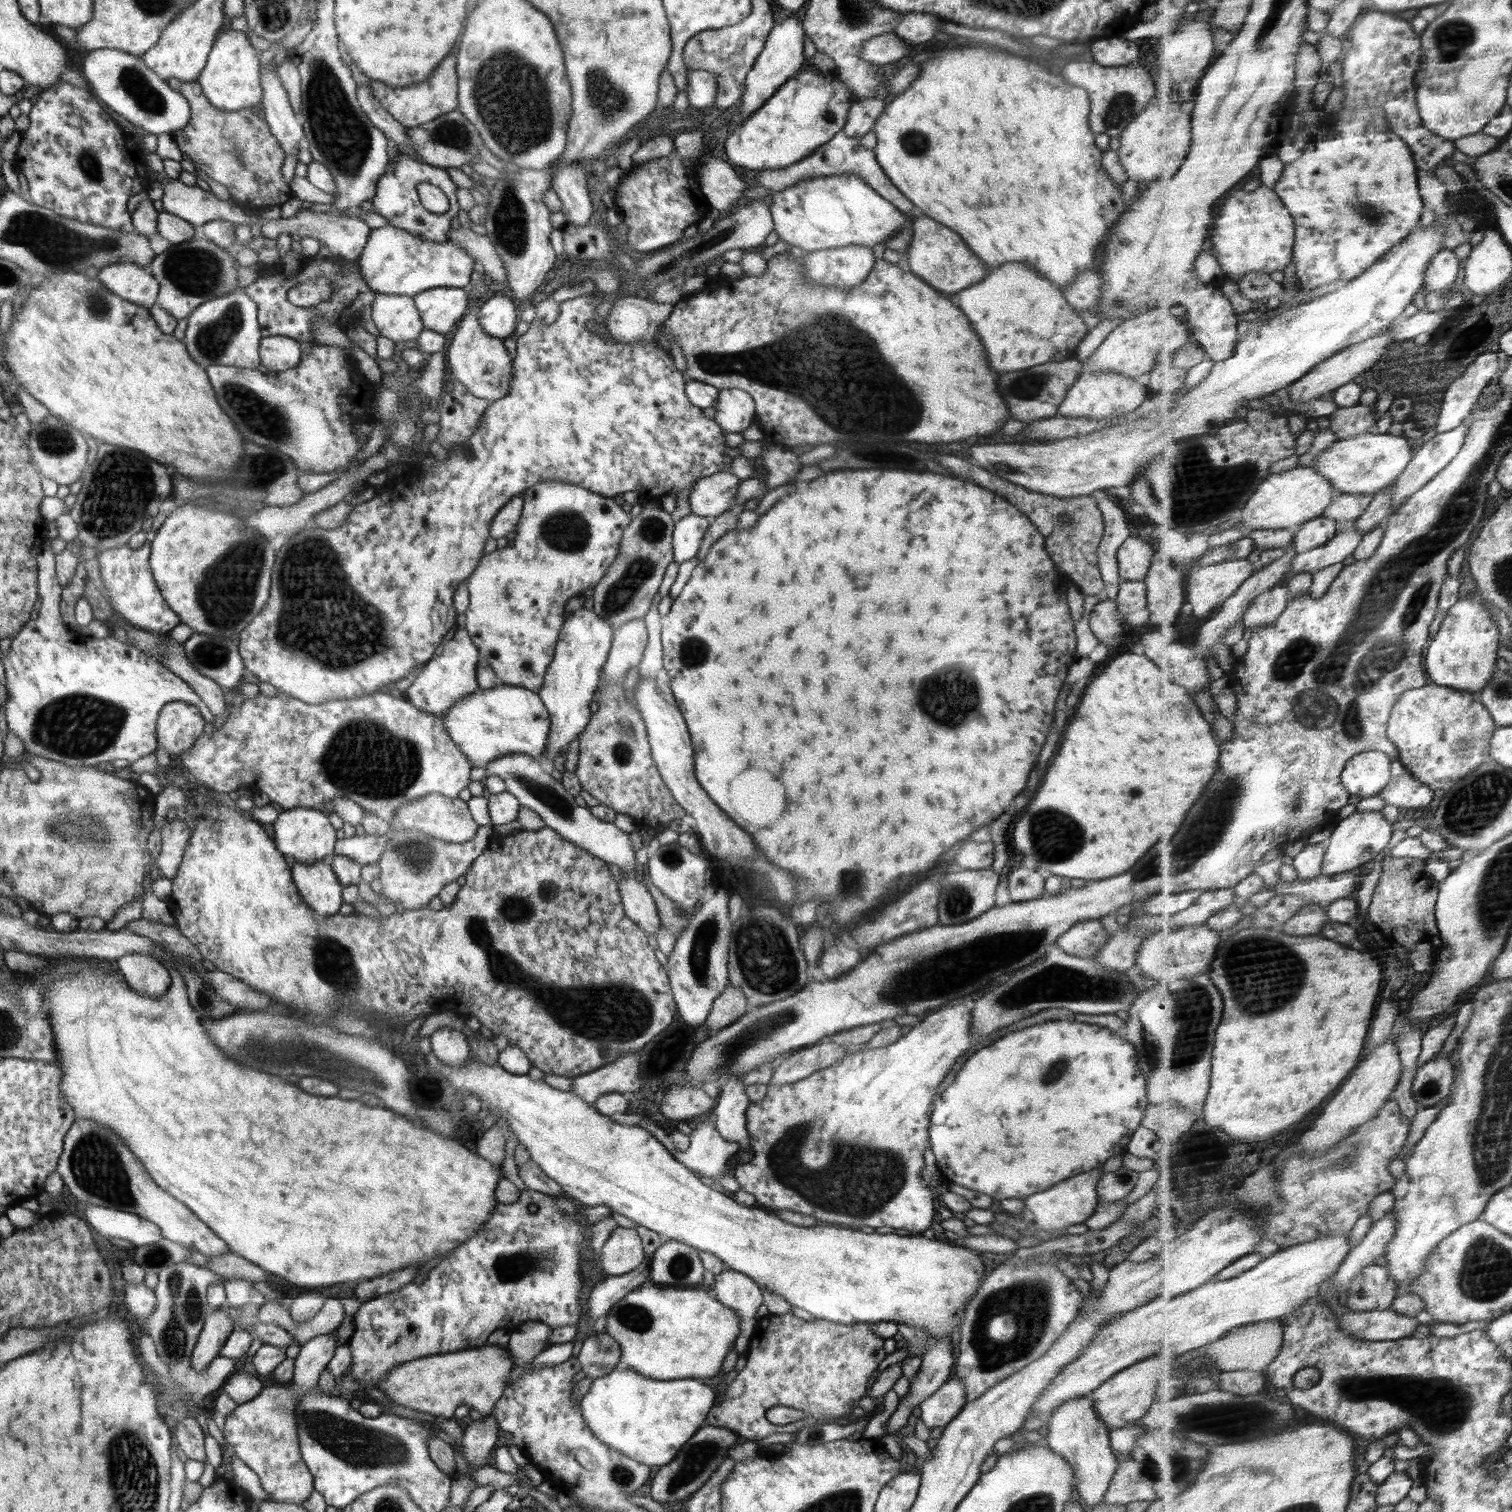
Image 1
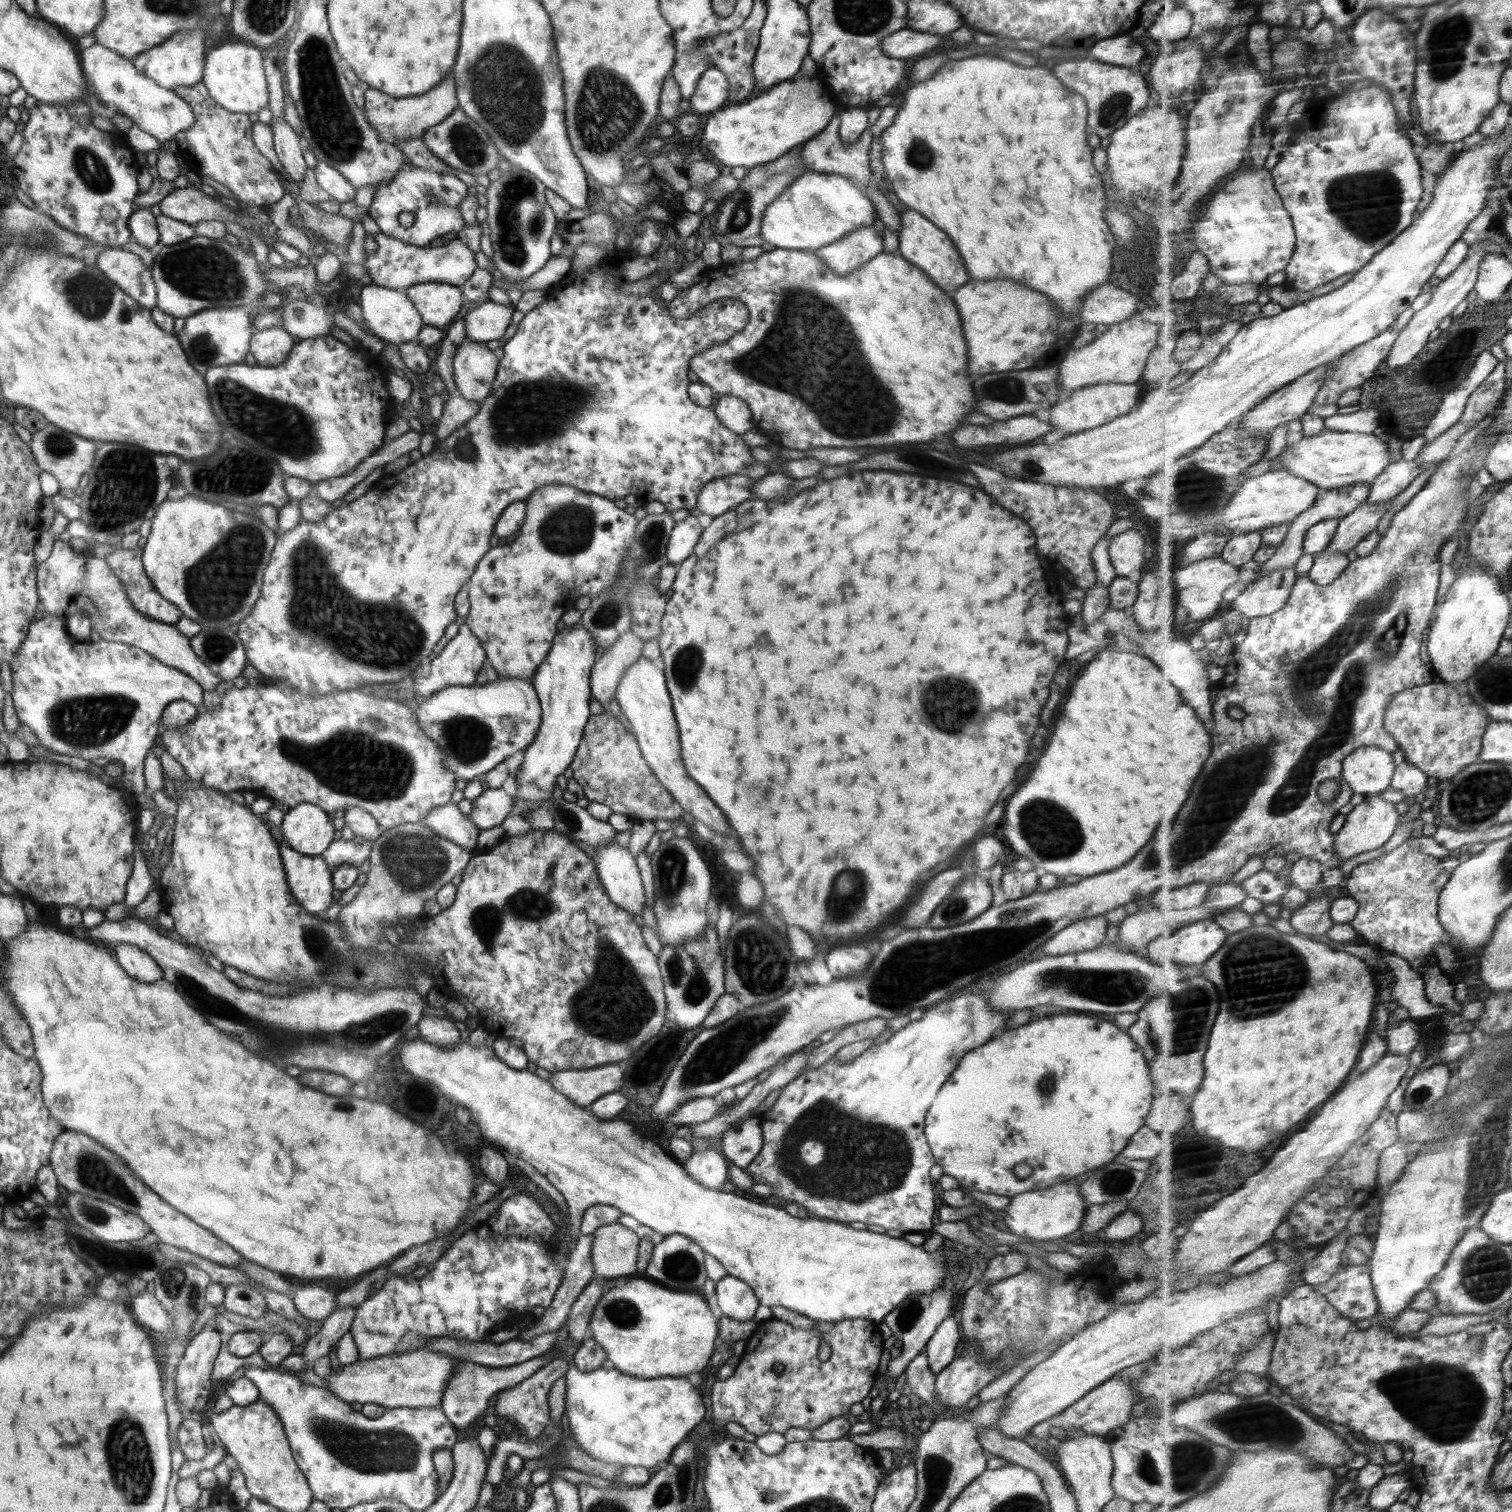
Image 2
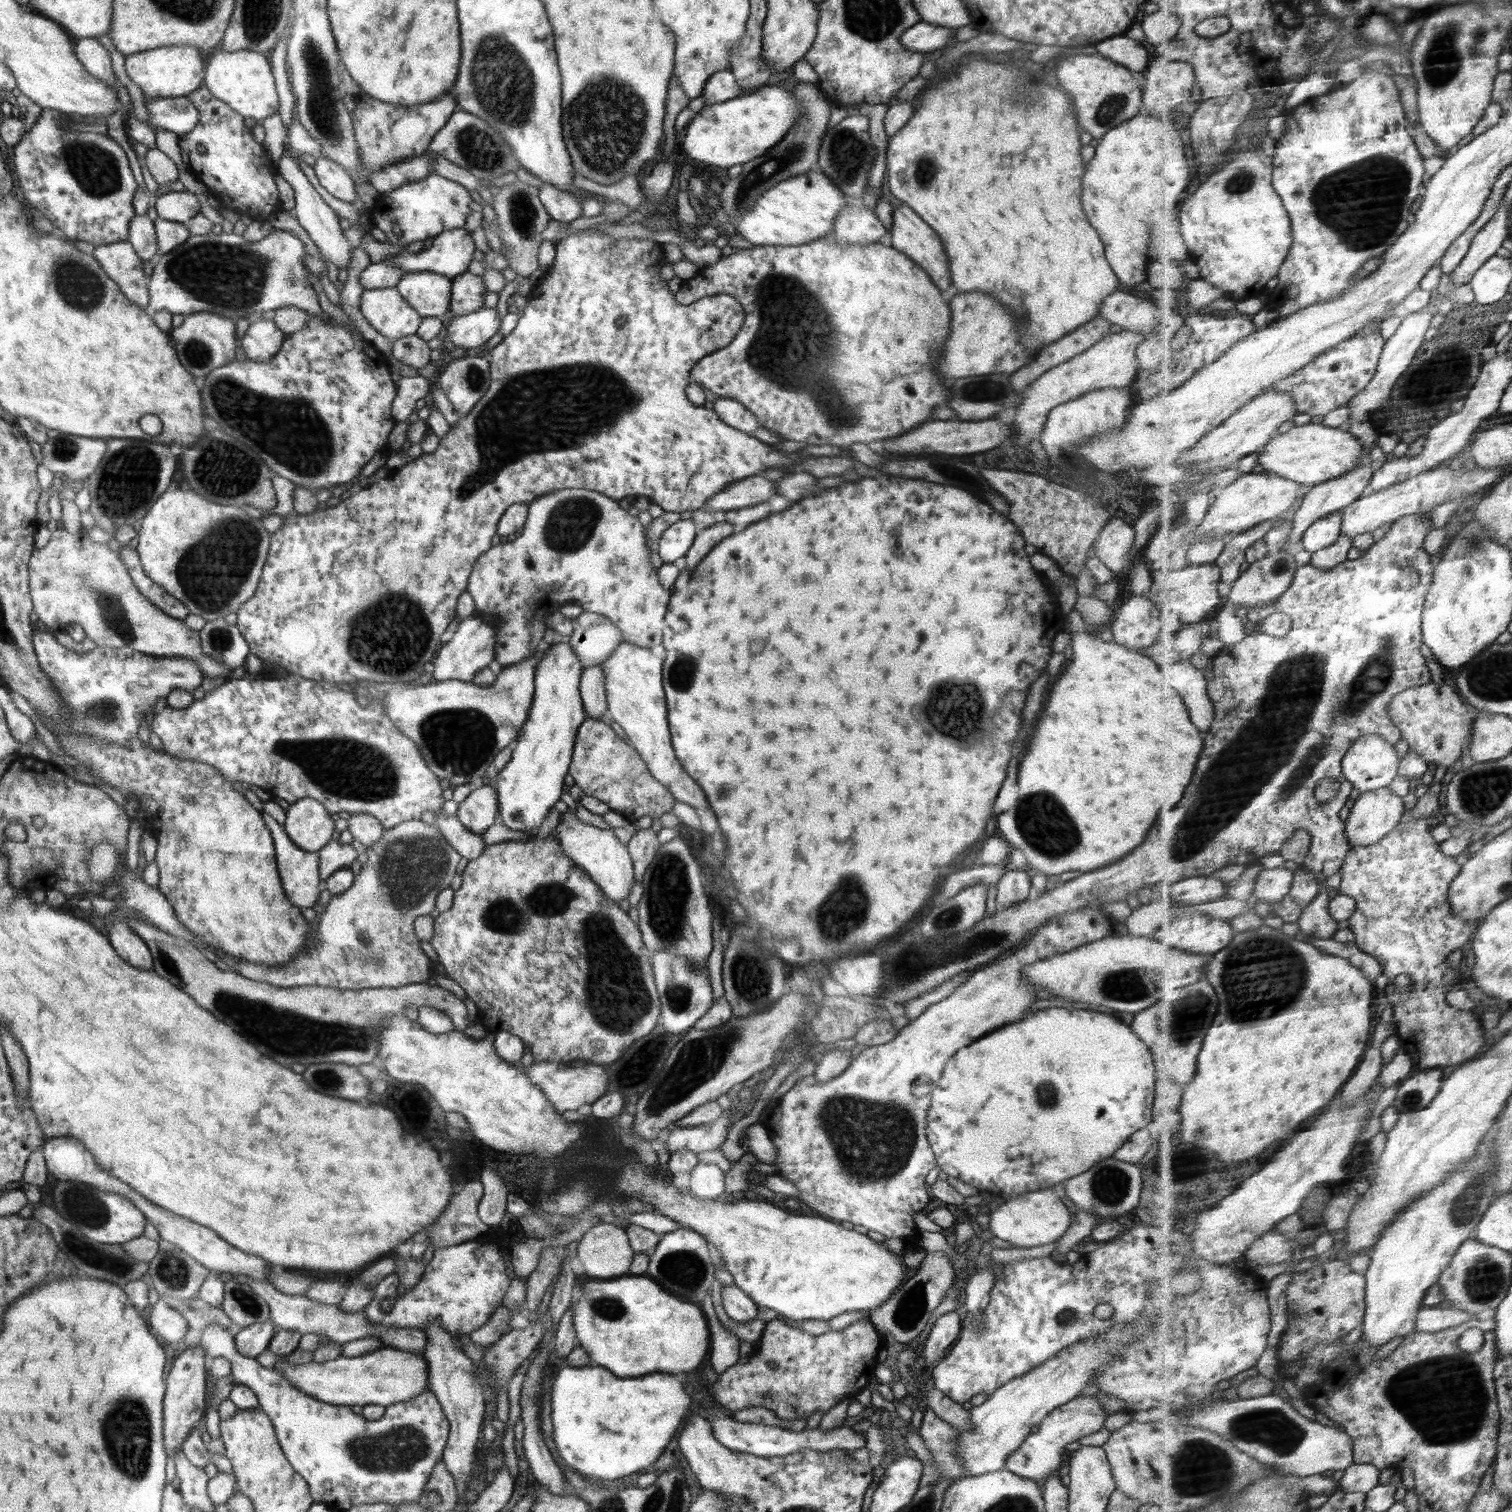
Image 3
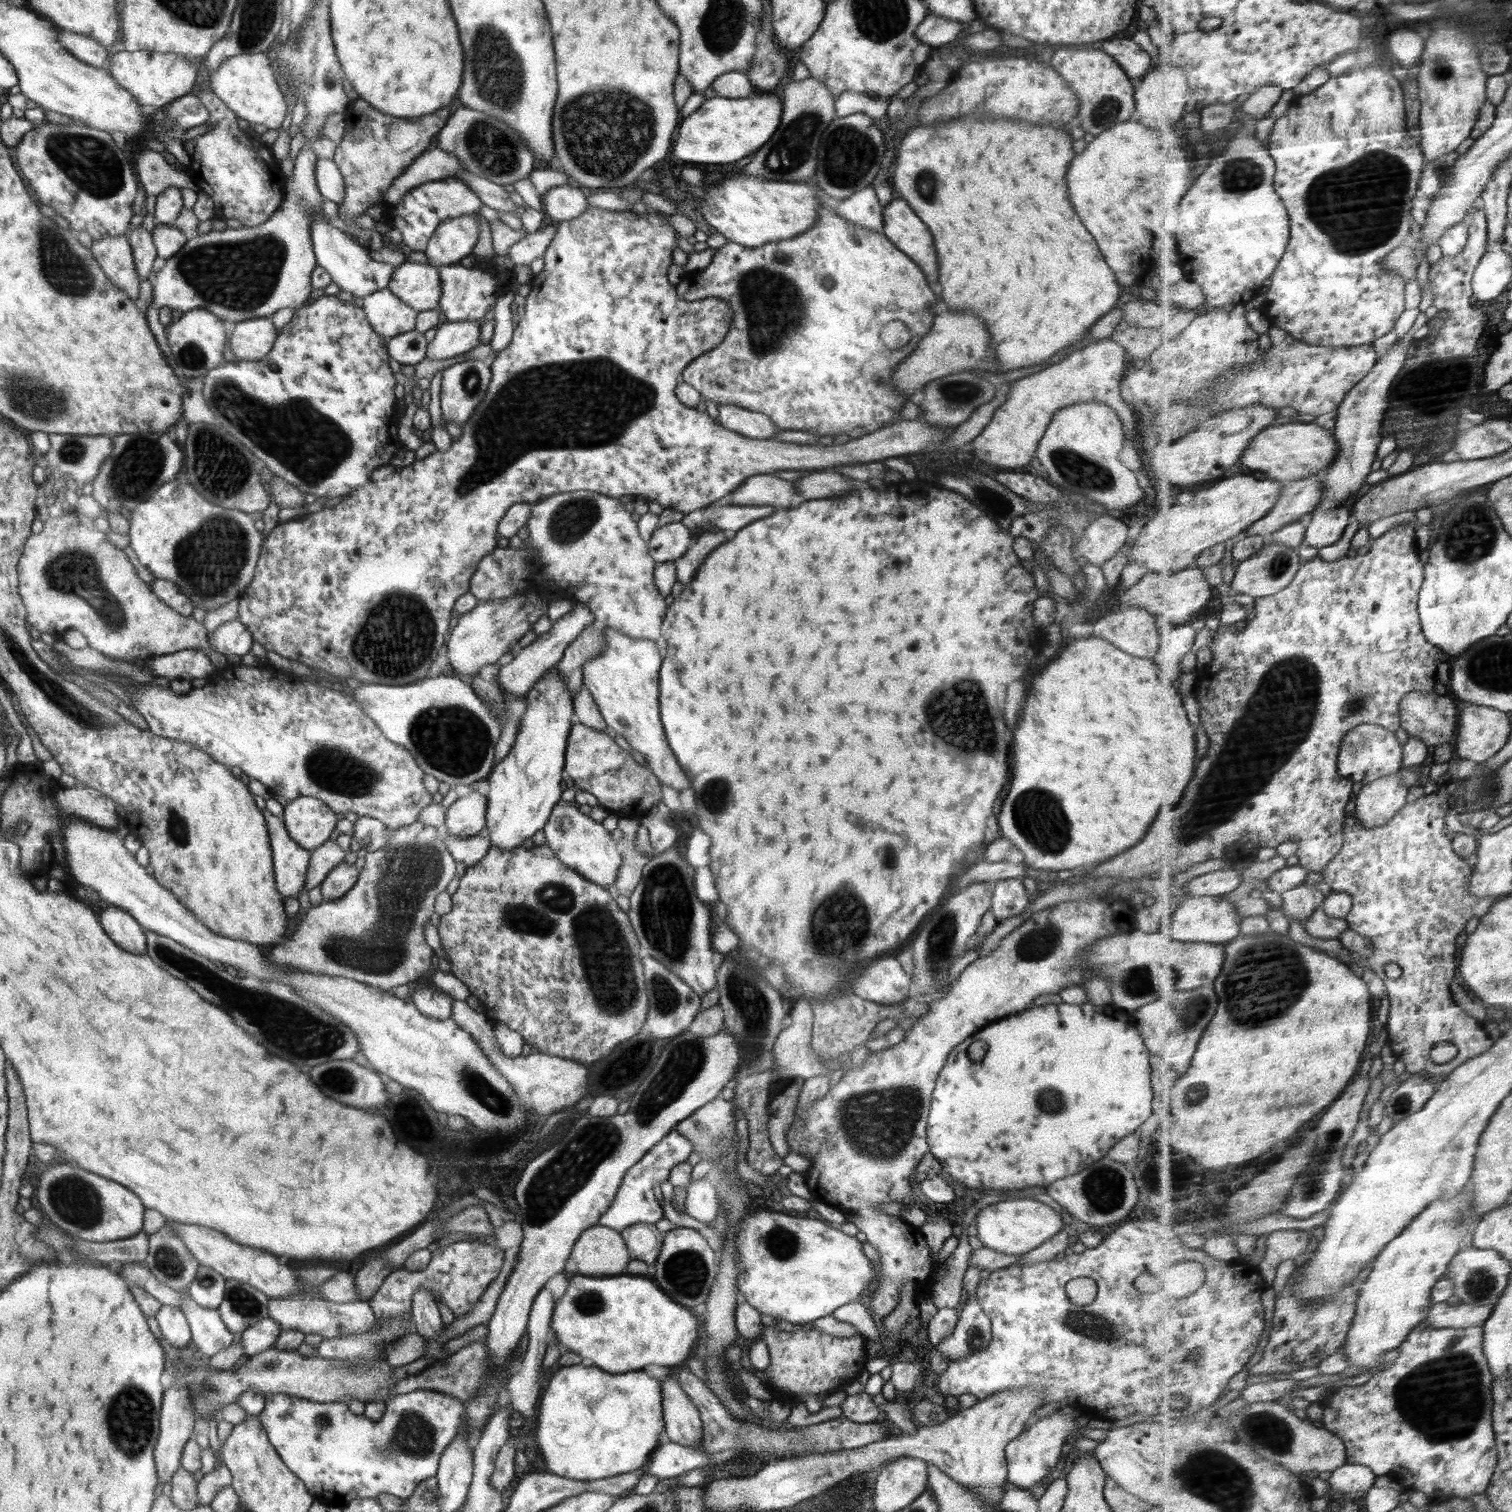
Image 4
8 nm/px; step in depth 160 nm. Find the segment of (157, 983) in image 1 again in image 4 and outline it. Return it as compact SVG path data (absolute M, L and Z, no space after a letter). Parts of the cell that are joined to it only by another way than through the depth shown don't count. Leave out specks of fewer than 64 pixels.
M108 906L100 914L100 924L106 934L126 952L147 954L147 939L144 930L135 918L124 909Z

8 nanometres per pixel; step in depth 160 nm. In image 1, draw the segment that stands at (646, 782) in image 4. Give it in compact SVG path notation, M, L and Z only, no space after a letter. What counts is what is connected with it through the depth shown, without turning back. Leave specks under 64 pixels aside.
M633 673L631 676L625 677L622 683L601 681L596 697L599 708L596 712L591 713L586 728L577 736L580 740L580 750L575 773L583 790L590 793L600 804L610 806L616 813L630 816L638 829L664 828L672 821L682 819L685 812L666 787L652 758L647 726L631 696L631 684L634 678L635 674Z

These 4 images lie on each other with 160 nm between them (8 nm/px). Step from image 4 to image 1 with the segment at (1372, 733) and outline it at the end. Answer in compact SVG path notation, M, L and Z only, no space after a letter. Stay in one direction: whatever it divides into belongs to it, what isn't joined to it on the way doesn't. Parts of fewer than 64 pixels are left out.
M1370 750L1355 756L1346 765L1343 780L1350 793L1362 798L1379 795L1389 787L1393 757L1381 750Z

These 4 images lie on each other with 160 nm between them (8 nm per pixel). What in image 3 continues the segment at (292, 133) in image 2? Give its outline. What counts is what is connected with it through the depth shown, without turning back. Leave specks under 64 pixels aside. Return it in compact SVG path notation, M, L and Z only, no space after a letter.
M283 153L281 159L276 162L276 172L282 175L282 178L292 186L294 190L294 196L296 205L293 208L295 212L294 218L298 220L300 226L306 230L310 235L310 238L314 241L314 244L318 246L318 250L322 253L322 256L338 266L340 268L349 267L351 250L353 249L350 243L346 241L346 237L342 235L343 228L339 223L339 216L336 215L336 211L330 208L330 205L320 197L320 194L312 187L310 181L304 172L300 169L298 161L296 161L291 155Z

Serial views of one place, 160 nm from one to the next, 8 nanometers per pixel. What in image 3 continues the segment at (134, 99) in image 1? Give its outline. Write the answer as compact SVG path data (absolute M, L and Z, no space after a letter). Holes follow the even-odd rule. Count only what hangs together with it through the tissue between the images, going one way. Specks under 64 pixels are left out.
M73 38L73 49L76 58L84 65L84 68L92 75L105 82L108 86L114 87L114 70L110 53L96 38ZM160 97L150 99L145 104L149 116L147 124L154 131L164 128L181 136L190 132L199 122L200 112L189 98Z

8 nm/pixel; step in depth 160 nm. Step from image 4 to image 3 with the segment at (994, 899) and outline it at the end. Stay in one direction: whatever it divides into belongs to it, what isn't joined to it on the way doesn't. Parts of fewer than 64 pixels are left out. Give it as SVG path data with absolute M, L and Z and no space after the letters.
M1006 870L997 884L996 902L1002 907L1009 907L1028 899L1031 887L1030 879L1031 877L1026 871Z

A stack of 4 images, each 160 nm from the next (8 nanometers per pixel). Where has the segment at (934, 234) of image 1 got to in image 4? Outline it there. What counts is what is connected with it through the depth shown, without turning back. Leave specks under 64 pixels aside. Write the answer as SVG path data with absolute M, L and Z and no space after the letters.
M892 199L884 206L883 219L882 233L898 250L920 266L930 288L940 294L938 262L930 230L920 222L904 199Z

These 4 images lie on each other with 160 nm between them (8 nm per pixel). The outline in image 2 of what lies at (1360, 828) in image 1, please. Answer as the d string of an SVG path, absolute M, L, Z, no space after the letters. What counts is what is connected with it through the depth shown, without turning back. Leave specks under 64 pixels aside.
M1382 793L1366 796L1364 802L1356 806L1353 812L1347 816L1346 824L1337 833L1336 849L1338 850L1338 857L1342 858L1342 865L1348 860L1352 860L1354 856L1360 856L1365 852L1372 852L1376 848L1386 846L1392 840L1392 836L1396 834L1404 816L1401 816L1400 812L1396 810L1394 802L1386 802L1381 795Z

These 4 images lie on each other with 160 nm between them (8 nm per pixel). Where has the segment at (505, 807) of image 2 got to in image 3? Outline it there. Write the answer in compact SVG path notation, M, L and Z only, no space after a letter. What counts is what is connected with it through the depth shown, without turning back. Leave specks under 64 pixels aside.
M487 783L481 788L472 790L466 801L458 805L456 818L463 828L468 828L470 832L476 834L482 834L496 824L499 817L495 788Z

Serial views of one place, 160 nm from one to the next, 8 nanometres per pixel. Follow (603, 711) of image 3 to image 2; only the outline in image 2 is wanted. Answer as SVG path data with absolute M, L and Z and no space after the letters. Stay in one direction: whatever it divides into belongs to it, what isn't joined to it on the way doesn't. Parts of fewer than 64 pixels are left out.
M628 631L618 636L612 646L599 652L591 668L590 690L591 698L598 700L604 709L608 709L612 698L615 698L627 668L641 656L643 643L632 631Z

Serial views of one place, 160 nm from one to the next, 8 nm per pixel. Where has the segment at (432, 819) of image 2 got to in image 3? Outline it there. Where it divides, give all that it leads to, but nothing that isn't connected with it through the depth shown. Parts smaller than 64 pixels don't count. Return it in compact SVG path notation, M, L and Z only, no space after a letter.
M437 814L437 816L434 826L462 858L476 860L484 853L487 844L481 834L463 828L458 818L454 816L444 816L444 814Z

